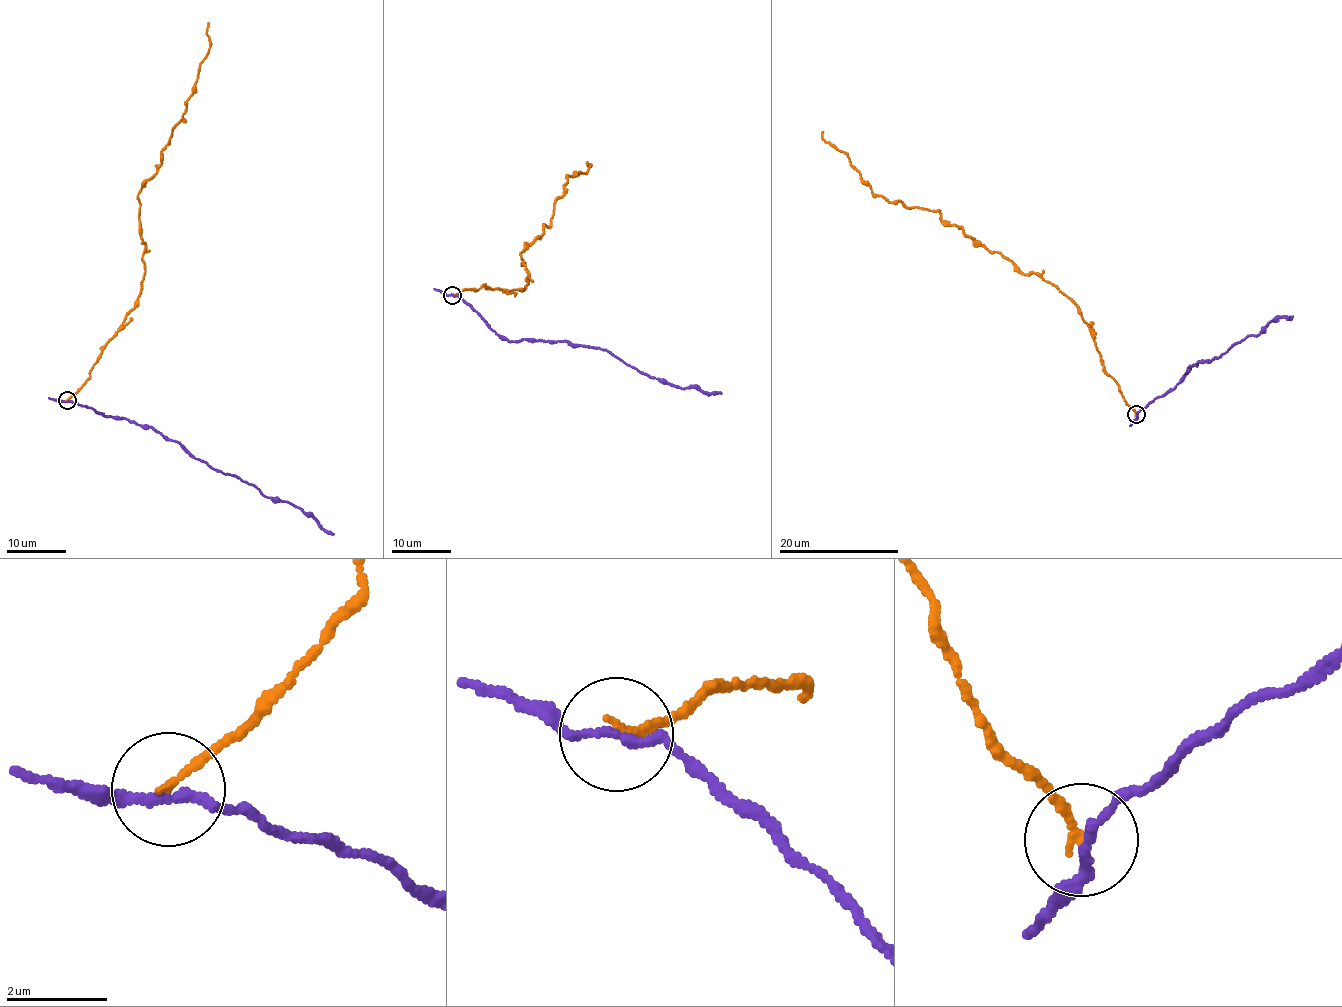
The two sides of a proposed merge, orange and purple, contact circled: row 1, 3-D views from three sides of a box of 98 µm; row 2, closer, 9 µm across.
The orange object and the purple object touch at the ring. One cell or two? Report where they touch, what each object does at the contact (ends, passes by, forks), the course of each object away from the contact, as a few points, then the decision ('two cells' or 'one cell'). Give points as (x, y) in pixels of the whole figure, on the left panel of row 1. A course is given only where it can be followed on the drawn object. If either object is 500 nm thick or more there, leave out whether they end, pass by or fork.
(67, 400) | orange ends | purple passes by | orange via (67, 400), (139, 295), (144, 246), (137, 194), (183, 117), (209, 49), (208, 23) | purple via (67, 400), (106, 417), (150, 426), (213, 467), (256, 486), (264, 496), (290, 502), (334, 534) | two cells

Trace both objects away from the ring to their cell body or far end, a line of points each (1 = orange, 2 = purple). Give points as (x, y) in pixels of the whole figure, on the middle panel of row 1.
1: (453, 295), (485, 286), (523, 290), (528, 274), (520, 252), (551, 225), (567, 177), (587, 167)
2: (453, 295), (462, 298), (491, 328), (511, 341), (566, 342), (607, 349), (651, 377), (677, 386), (722, 392)

